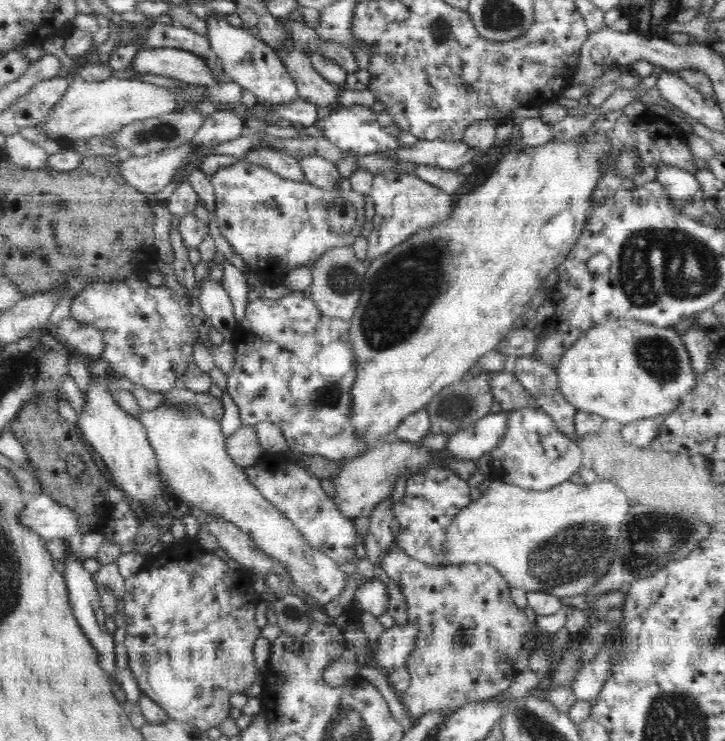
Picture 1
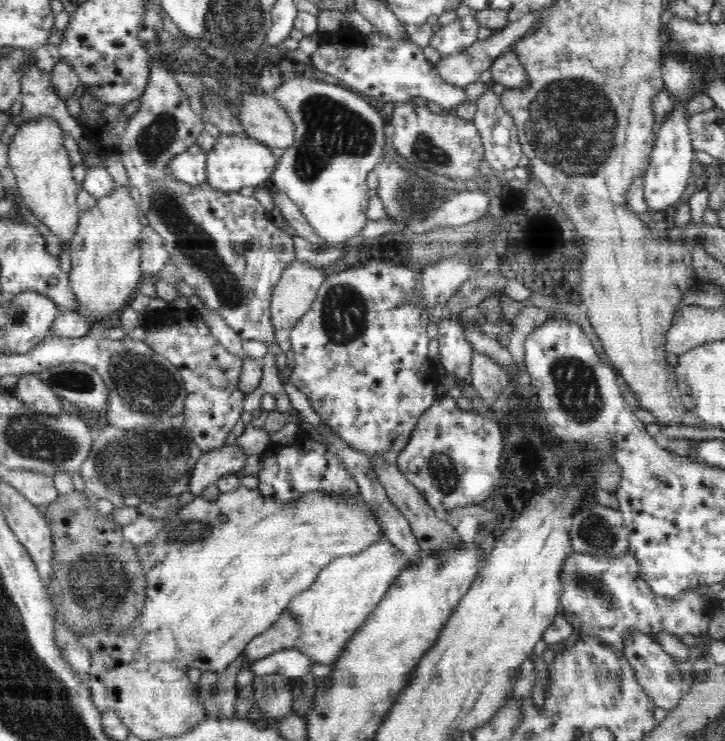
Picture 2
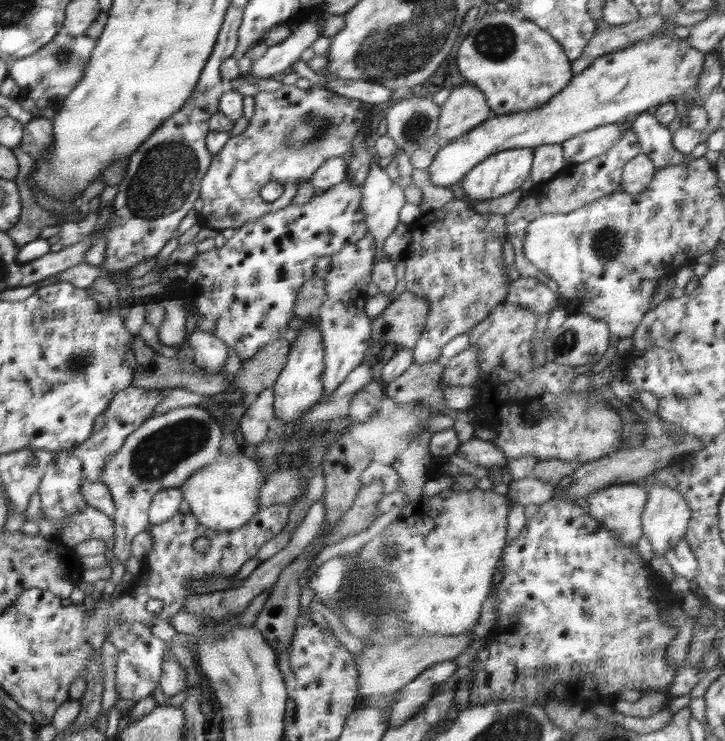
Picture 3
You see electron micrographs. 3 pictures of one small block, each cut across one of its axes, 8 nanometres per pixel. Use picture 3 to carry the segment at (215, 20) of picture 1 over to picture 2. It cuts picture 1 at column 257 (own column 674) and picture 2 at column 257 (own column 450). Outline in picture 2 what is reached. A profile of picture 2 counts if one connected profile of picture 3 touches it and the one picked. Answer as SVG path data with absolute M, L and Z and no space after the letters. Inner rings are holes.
M221 134L207 154L206 181L210 183L211 188L225 194L238 192L245 187L269 185L277 159L271 148L248 135Z

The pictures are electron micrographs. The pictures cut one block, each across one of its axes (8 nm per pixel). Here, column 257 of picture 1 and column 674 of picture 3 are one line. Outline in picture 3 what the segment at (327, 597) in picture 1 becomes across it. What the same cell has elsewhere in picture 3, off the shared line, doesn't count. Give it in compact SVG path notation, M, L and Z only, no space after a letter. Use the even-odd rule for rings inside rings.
M654 482L647 492L646 506L641 514L643 535L649 538L652 551L664 556L684 538L691 510L684 495L674 487Z

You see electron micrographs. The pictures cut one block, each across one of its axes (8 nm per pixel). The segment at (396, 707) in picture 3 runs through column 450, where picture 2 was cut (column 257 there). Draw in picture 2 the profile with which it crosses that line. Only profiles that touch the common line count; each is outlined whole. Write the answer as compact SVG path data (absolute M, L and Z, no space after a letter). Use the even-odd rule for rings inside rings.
M296 647L274 652L274 654L258 659L251 666L254 676L264 674L284 675L288 678L300 678L310 674L315 662Z

